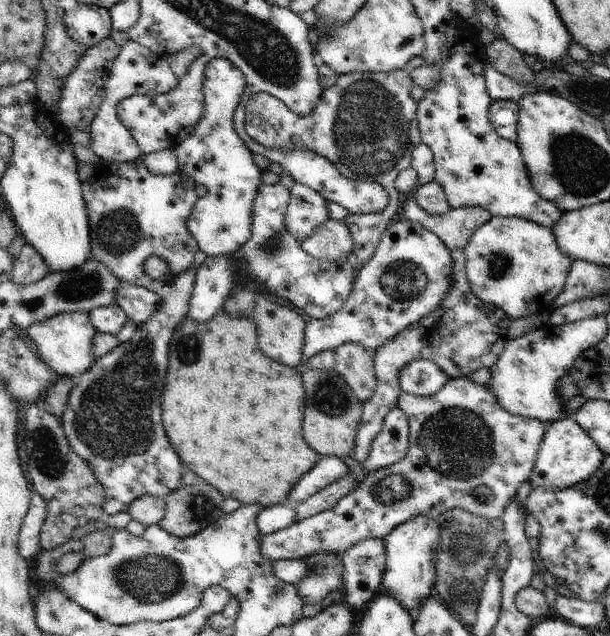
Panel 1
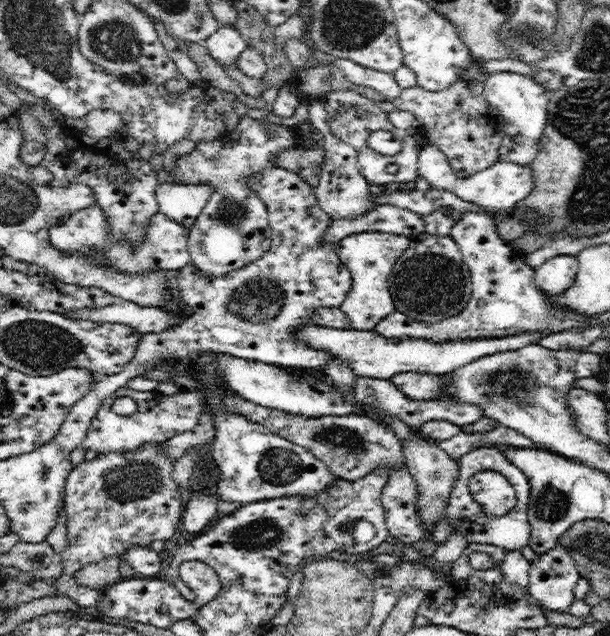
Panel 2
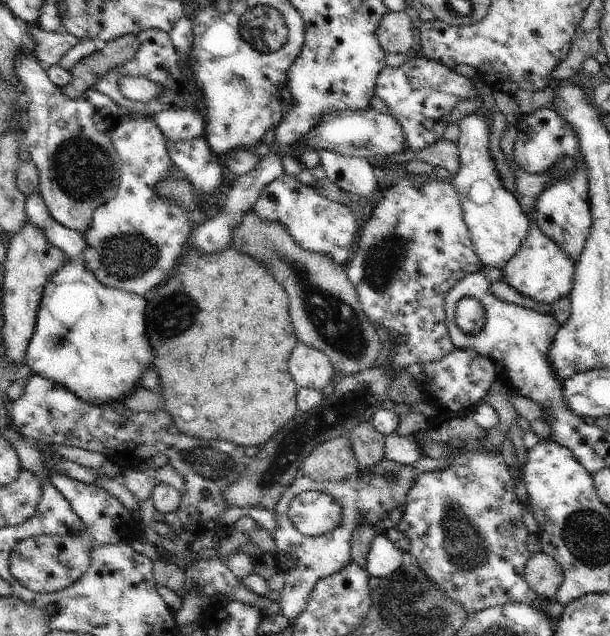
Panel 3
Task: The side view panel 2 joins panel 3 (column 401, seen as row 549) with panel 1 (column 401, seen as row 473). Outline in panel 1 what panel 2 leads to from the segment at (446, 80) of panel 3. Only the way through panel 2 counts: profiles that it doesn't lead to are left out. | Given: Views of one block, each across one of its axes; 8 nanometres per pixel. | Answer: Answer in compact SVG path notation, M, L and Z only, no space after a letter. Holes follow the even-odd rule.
M405 68L394 70L392 73L342 74L334 86L322 92L318 106L312 110L312 114L308 114L306 117L298 116L282 100L266 93L254 94L246 105L245 129L254 142L262 144L264 148L275 148L282 152L292 152L292 150L316 152L316 154L328 158L344 178L378 182L386 189L388 201L384 210L361 216L350 216L342 220L353 240L352 251L358 256L359 262L363 264L372 258L381 235L390 226L392 216L400 208L399 190L396 188L395 182L398 175L411 166L412 151L422 142L418 120L416 120L418 104L411 96L414 84L410 71Z

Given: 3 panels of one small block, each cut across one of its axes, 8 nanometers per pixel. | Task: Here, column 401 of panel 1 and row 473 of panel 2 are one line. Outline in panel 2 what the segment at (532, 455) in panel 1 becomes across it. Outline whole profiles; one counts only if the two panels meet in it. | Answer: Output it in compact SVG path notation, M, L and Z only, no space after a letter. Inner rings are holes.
M484 445L484 446L482 446L482 447L480 447L480 448L474 448L474 450L470 450L470 452L468 452L468 454L464 454L464 456L460 456L460 458L458 458L458 461L460 461L460 476L458 476L458 480L456 480L456 484L454 484L454 490L452 490L452 494L450 494L450 500L448 500L448 506L446 506L446 514L444 514L444 516L442 516L442 518L440 518L440 519L439 519L439 520L438 520L438 522L436 522L436 524L434 524L434 526L432 526L432 528L429 528L429 526L425 526L425 524L423 524L423 520L421 520L421 516L420 516L420 515L419 515L419 514L418 514L418 511L417 511L417 486L416 486L416 485L415 485L415 482L414 482L414 479L413 479L413 476L412 476L412 475L411 475L411 474L410 474L410 473L409 473L409 470L408 470L408 469L407 469L407 466L406 466L406 465L404 465L404 466L402 466L402 468L400 468L400 470L396 470L396 472L393 472L393 473L392 473L392 474L390 474L390 476L389 476L389 478L388 478L388 480L387 480L387 483L386 483L386 486L384 486L384 488L383 488L383 489L382 489L382 494L381 494L381 505L382 505L382 508L383 508L383 509L384 509L384 514L385 514L385 523L386 523L386 526L387 526L387 527L388 527L388 530L389 530L389 534L390 534L390 535L392 535L392 536L394 536L394 537L396 537L396 538L398 538L398 539L400 539L400 540L401 540L401 541L402 541L402 542L403 542L403 543L404 543L404 544L405 544L405 545L406 545L406 544L412 544L412 543L413 543L413 542L418 542L418 540L420 540L420 539L422 539L422 538L424 538L424 537L426 537L426 538L430 538L430 536L432 536L432 530L433 530L433 528L434 528L434 527L435 527L435 526L436 526L436 525L437 525L437 524L438 524L438 523L439 523L439 522L440 522L440 521L442 521L442 522L444 522L444 520L445 520L445 521L446 521L446 522L448 522L448 523L449 523L449 524L451 524L451 525L452 525L452 526L453 526L453 530L454 530L454 531L458 531L458 532L460 532L460 533L462 533L462 535L464 535L464 536L466 536L466 540L468 540L468 542L477 542L477 543L484 543L484 544L489 544L489 545L494 545L494 546L499 546L499 547L502 547L502 548L505 548L505 549L507 549L507 550L508 550L508 551L513 551L513 550L518 550L518 548L522 548L522 547L526 547L526 546L528 546L528 544L529 544L529 542L530 542L530 534L531 534L531 526L530 526L530 523L529 523L529 522L528 522L528 517L527 517L527 512L528 512L528 504L529 504L529 502L530 502L530 490L532 490L532 487L530 487L530 479L528 479L528 477L526 477L526 475L524 475L524 472L522 472L522 470L520 470L520 469L518 469L518 467L516 467L516 466L514 466L514 465L513 465L513 464L512 464L512 463L510 463L510 461L508 461L508 459L506 459L506 457L504 457L504 453L502 453L502 451L501 451L501 450L500 450L500 448L499 448L499 446L496 446L496 447L486 447L486 446L485 446L485 445ZM481 470L494 470L494 471L498 471L498 472L499 472L499 473L502 473L502 474L503 474L503 475L504 475L504 476L505 476L505 477L506 477L506 478L507 478L507 479L508 479L508 481L510 481L510 484L511 484L511 485L512 485L512 487L514 487L514 490L515 490L515 494L516 494L516 498L517 498L517 502L516 502L516 504L515 504L515 507L514 507L514 508L513 508L513 509L512 509L512 510L509 510L509 511L508 511L508 512L507 512L507 513L506 513L506 514L503 514L503 515L500 515L500 516L494 516L494 515L490 515L490 514L488 514L488 513L486 513L486 511L484 511L484 508L482 508L482 506L480 506L480 504L478 504L478 503L476 503L476 501L474 501L474 499L473 499L473 496L472 496L472 493L471 493L471 492L470 492L470 489L469 489L469 480L470 480L470 477L471 477L471 476L472 476L472 475L473 475L473 474L474 474L474 473L477 473L477 472L478 472L478 471L481 471Z

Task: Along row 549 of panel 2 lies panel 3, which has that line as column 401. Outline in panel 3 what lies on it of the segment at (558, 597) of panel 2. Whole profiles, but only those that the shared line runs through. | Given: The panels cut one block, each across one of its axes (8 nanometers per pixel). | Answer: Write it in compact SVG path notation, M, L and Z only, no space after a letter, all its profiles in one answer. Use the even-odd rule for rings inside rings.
M387 532L377 533L366 559L366 570L369 576L377 576L381 579L394 574L404 564L405 554L406 552L402 552L398 546L392 544Z

